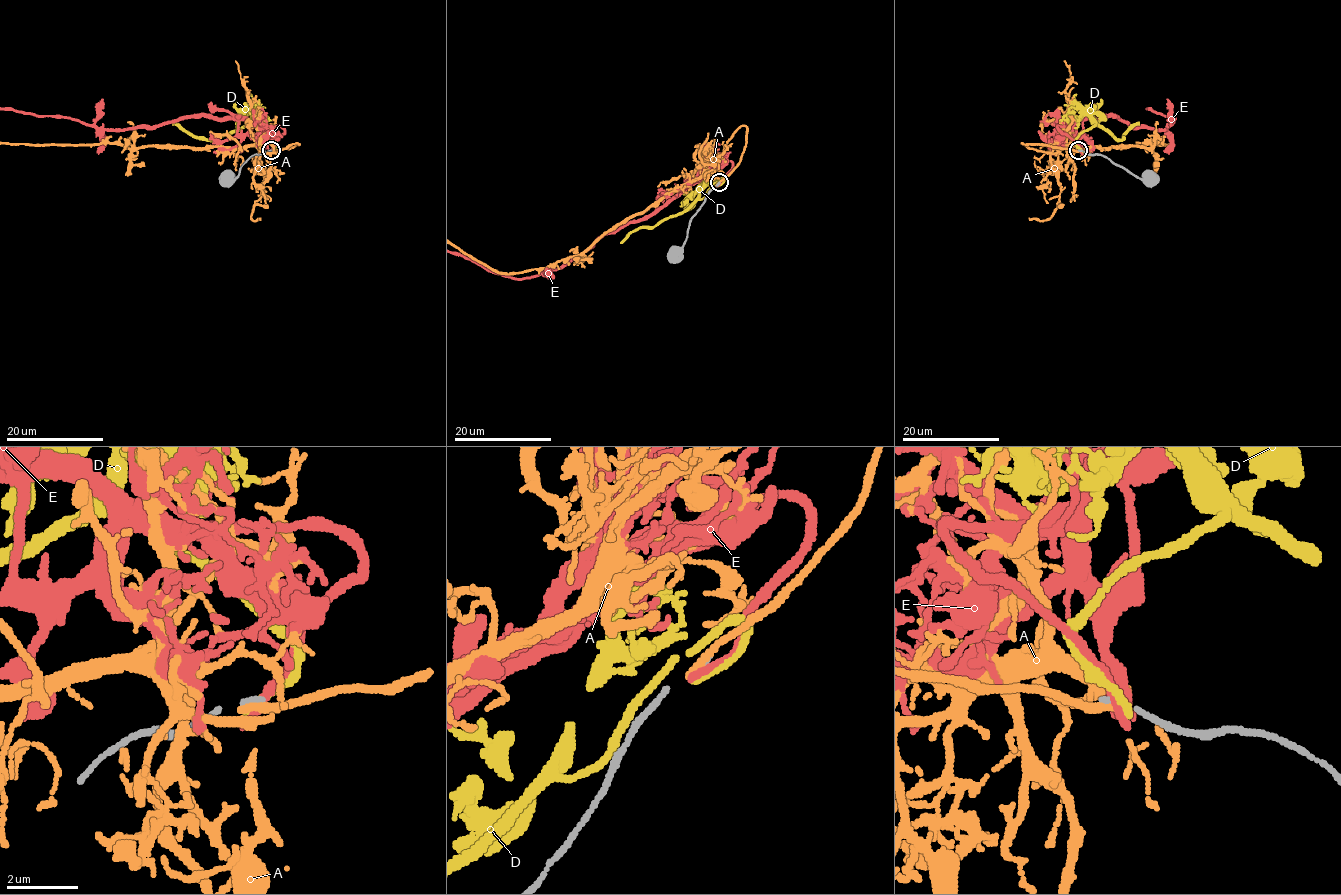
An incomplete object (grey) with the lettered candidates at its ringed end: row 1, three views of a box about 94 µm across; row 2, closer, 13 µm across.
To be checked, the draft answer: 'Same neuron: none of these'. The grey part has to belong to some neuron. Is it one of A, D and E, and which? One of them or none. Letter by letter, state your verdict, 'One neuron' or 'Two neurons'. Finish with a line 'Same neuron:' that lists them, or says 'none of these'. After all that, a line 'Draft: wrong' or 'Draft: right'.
A: Two neurons
D: Two neurons
E: Two neurons
Same neuron: none of these
Draft: right

